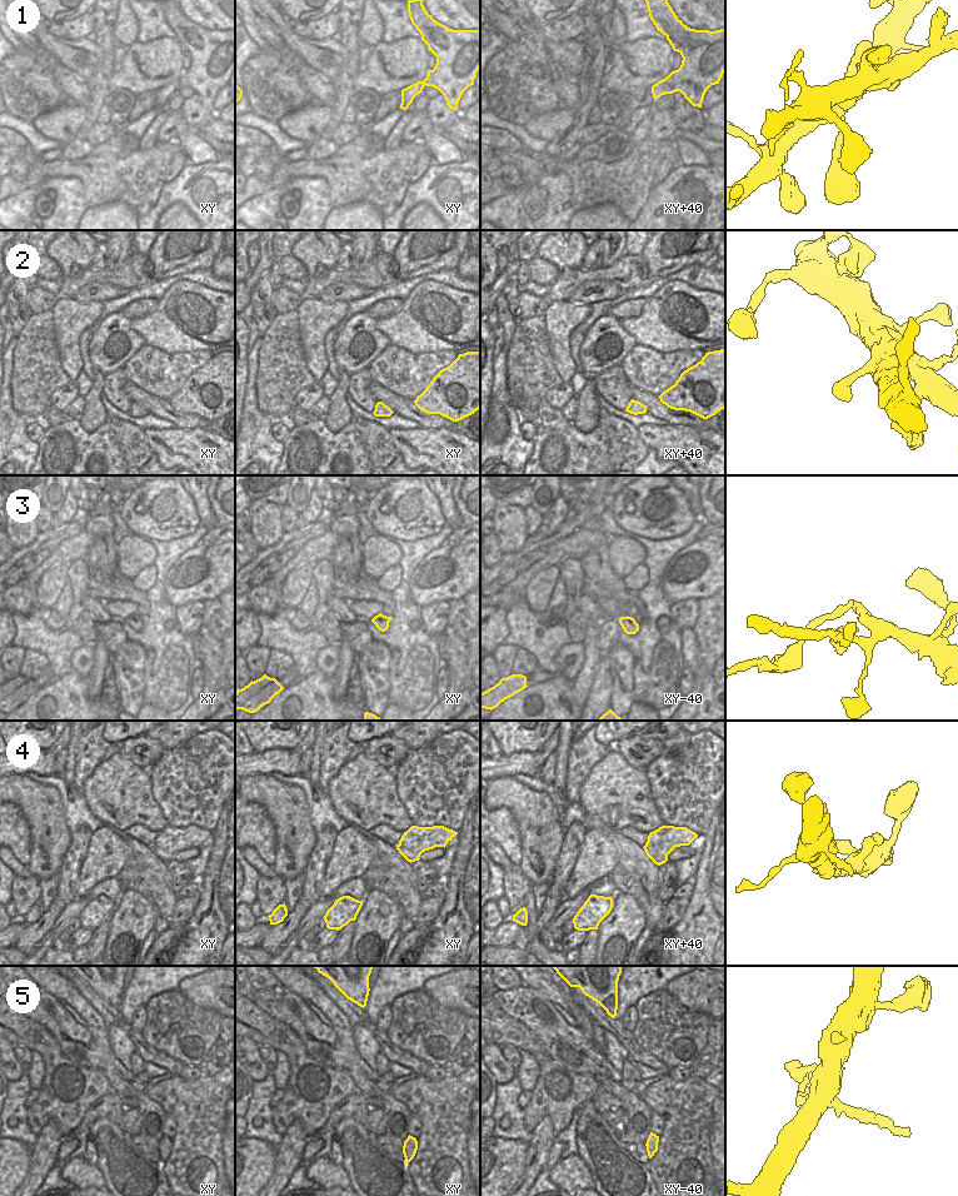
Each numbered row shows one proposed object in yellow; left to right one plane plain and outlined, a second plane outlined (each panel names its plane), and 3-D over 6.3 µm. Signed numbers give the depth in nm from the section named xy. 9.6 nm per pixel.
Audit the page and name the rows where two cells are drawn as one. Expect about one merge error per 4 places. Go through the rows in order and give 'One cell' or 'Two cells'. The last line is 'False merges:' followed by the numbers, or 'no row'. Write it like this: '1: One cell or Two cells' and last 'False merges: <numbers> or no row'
1: One cell
2: One cell
3: Two cells
4: One cell
5: Two cells
False merges: 3, 5.

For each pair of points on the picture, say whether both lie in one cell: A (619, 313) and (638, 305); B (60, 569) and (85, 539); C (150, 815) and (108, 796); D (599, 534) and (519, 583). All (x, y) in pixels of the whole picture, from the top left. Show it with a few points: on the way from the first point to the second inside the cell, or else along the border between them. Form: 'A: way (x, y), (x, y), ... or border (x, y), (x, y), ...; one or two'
A: way (624, 310), (633, 308); one
B: border (68, 563), (54, 563), (40, 579); two
C: way (140, 808), (118, 796); one
D: way (579, 543), (557, 552), (539, 564); one

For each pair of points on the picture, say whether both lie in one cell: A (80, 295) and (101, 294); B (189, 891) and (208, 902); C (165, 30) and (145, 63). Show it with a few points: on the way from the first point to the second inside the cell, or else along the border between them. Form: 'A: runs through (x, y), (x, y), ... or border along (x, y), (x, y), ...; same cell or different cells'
A: runs through (85, 295), (96, 294); same cell
B: border along (201, 886), (198, 893); different cells
C: border along (175, 39), (160, 36), (144, 43), (136, 41); different cells

